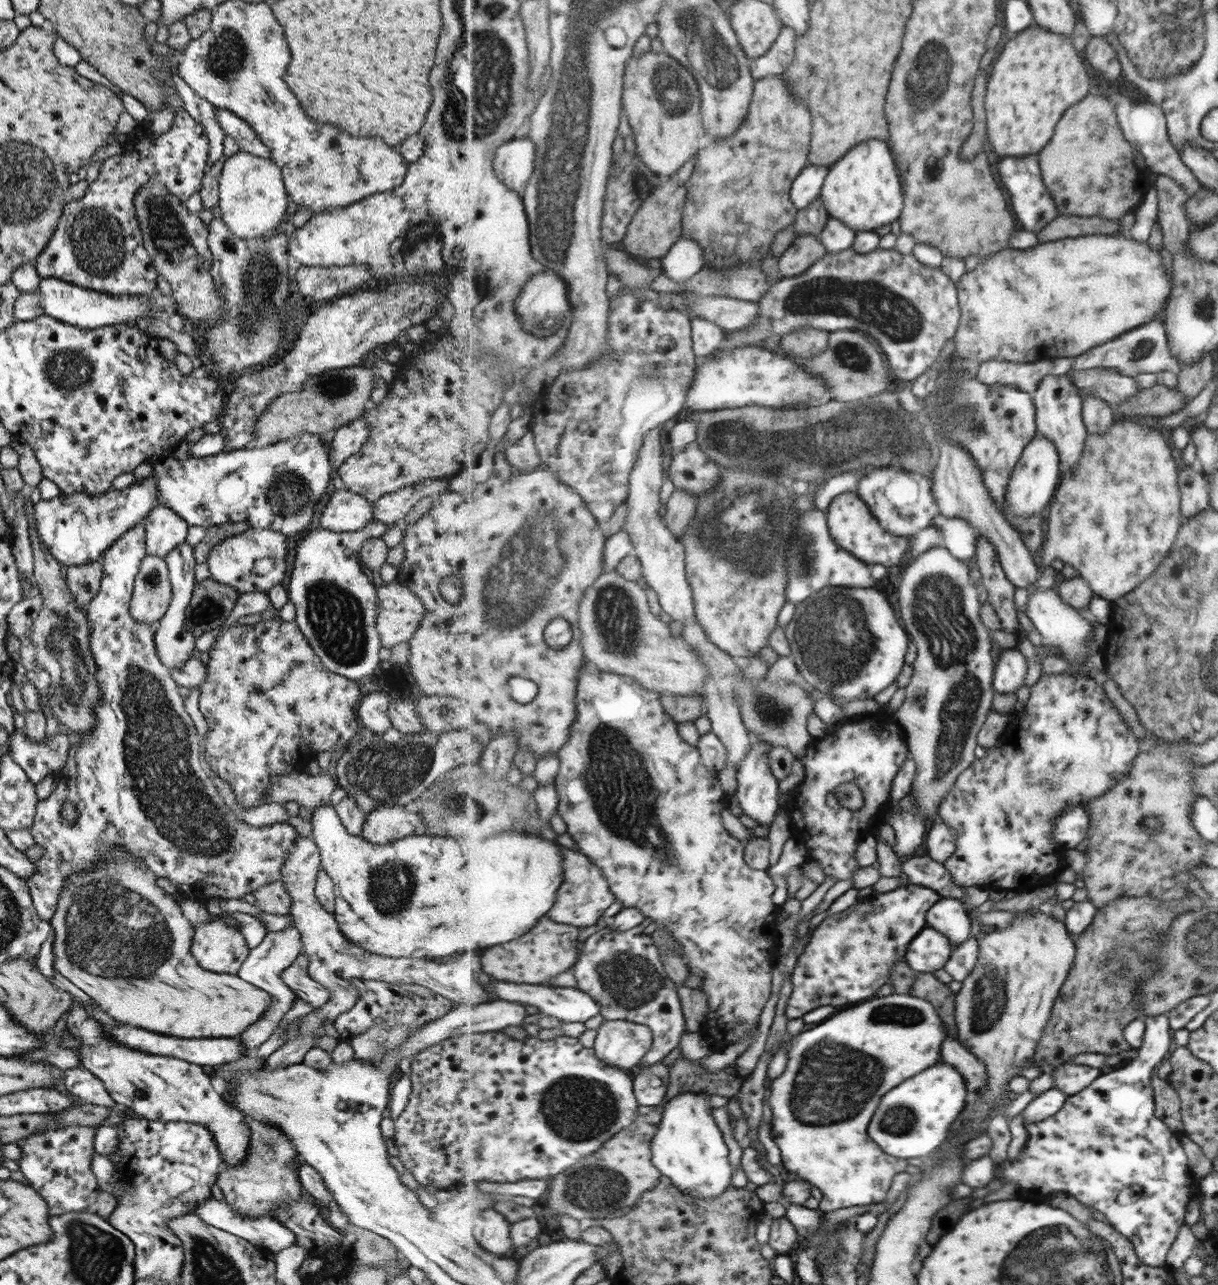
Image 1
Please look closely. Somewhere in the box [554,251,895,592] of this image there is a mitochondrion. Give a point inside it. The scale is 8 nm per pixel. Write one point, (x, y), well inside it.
(734, 532)

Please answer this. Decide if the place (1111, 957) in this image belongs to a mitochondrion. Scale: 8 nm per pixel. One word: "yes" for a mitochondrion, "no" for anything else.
yes

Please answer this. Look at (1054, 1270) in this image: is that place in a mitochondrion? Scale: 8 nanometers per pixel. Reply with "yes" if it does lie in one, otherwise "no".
yes

